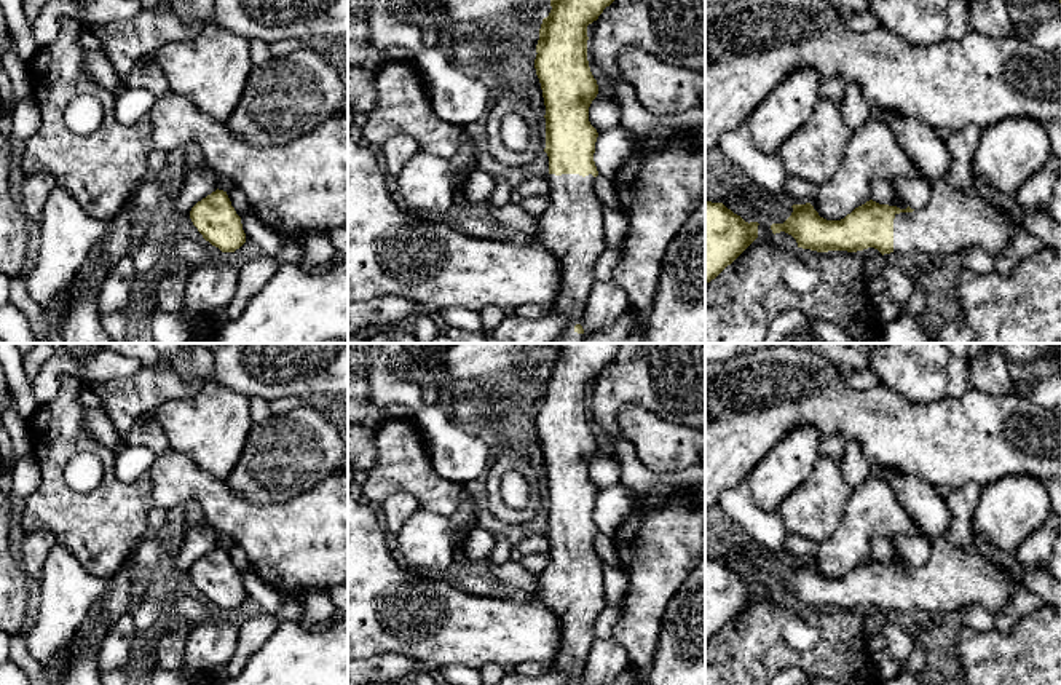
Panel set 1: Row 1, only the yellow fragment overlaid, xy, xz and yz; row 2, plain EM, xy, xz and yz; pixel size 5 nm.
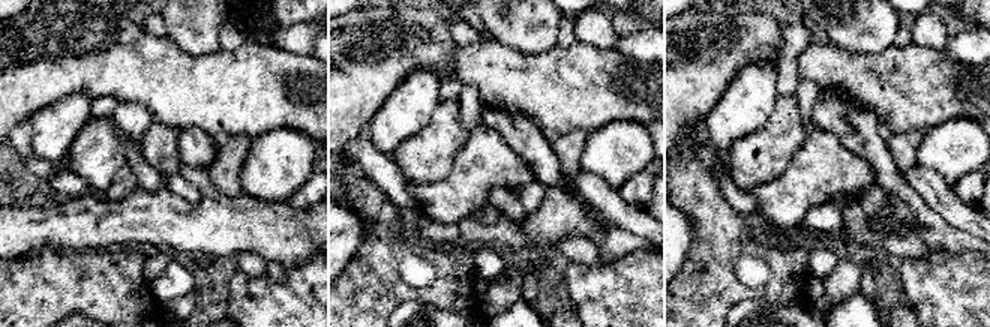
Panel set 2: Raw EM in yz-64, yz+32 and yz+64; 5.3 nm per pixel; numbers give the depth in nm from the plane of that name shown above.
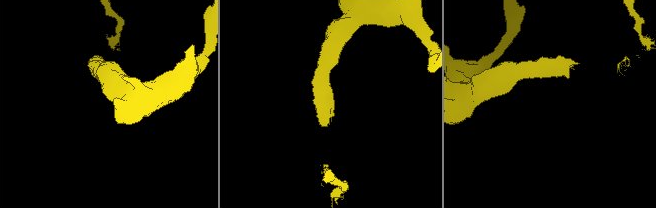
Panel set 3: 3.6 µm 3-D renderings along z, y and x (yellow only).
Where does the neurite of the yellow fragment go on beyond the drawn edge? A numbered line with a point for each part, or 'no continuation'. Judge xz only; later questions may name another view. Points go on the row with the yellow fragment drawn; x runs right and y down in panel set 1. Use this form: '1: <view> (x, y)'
1: xz (571, 229)

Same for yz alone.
1: yz (951, 221)

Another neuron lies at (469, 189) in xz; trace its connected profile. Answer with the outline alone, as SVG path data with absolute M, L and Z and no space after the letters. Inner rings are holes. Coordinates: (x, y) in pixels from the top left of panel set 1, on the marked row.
M474 168L464 174L458 184L458 200L466 203L490 201L495 190L495 179L488 174Z

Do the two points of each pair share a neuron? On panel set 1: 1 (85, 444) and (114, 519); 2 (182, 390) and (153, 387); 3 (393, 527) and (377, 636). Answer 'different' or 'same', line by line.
1: same
2: same
3: different

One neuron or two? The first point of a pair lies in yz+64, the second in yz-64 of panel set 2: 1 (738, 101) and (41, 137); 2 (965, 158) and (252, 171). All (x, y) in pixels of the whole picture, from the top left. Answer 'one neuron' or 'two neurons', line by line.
1: one neuron
2: one neuron

